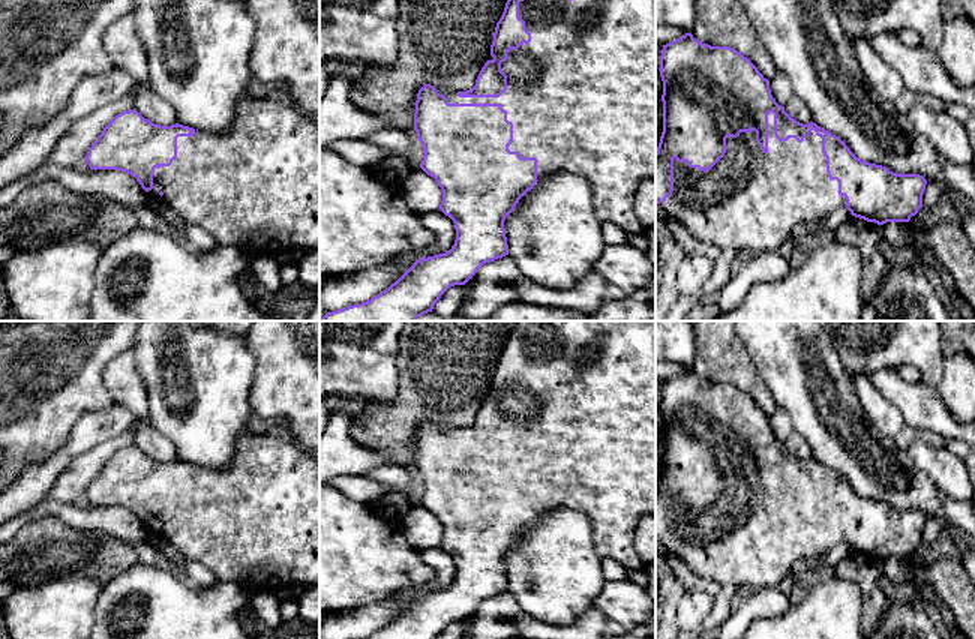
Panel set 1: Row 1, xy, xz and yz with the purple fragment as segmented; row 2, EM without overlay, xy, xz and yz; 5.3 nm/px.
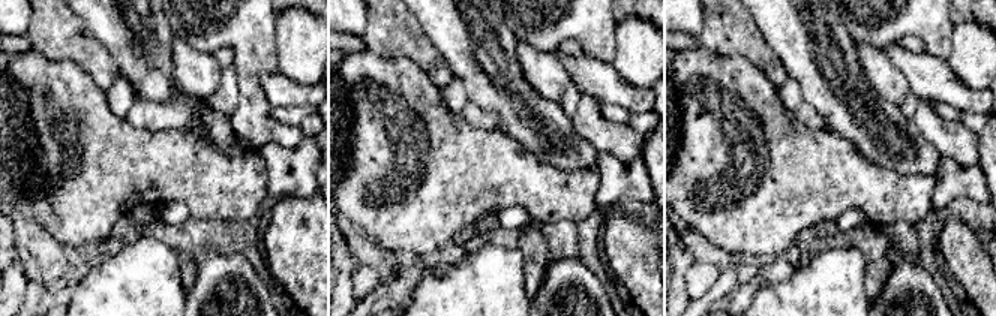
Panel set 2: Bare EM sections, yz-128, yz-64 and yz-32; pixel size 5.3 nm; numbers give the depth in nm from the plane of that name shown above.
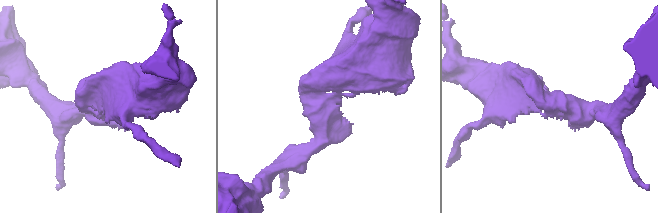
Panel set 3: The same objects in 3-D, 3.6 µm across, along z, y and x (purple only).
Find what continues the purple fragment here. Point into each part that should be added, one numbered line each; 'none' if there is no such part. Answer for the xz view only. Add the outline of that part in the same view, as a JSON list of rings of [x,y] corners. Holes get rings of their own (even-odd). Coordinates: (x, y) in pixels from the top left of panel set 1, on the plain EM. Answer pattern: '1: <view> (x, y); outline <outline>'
1: xz (581, 431); outline [[[586,321],[584,326],[532,326],[519,339],[519,352],[531,369],[531,378],[507,388],[501,406],[507,411],[507,426],[500,434],[459,434],[446,432],[448,440],[500,440],[507,447],[507,456],[513,459],[513,477],[510,488],[520,494],[537,495],[537,516],[567,507],[585,513],[592,524],[592,542],[600,558],[620,562],[627,572],[642,570],[642,561],[634,548],[634,531],[640,519],[656,514],[656,321]]]

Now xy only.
1: xy (255, 522); outline [[[246,434],[228,466],[195,466],[192,472],[178,472],[177,494],[170,502],[154,504],[153,525],[147,531],[170,543],[182,561],[198,561],[218,580],[242,584],[252,592],[320,585],[320,454],[303,450],[292,440]]]

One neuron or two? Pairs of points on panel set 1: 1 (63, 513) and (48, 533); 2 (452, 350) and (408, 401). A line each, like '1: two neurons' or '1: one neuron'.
1: two neurons
2: one neuron

